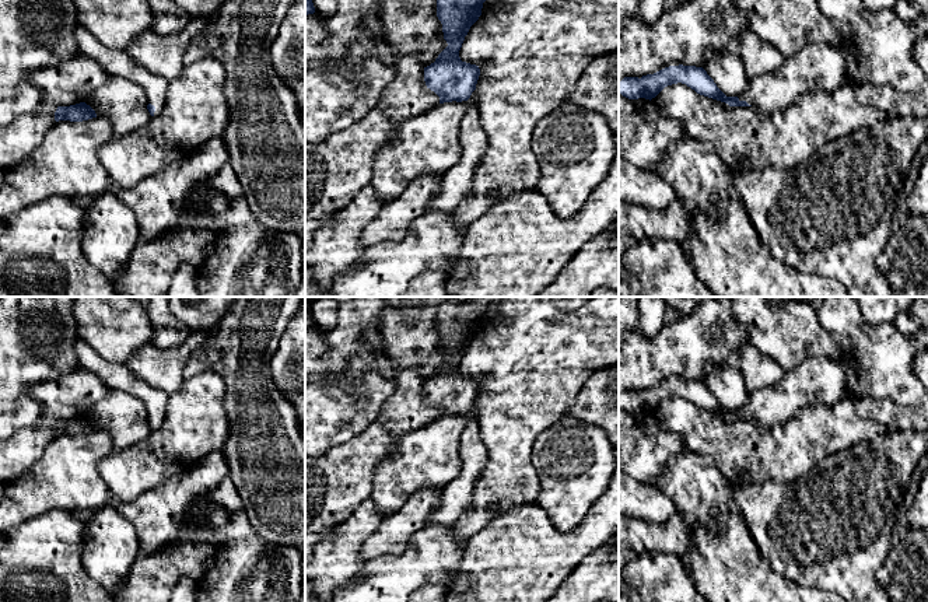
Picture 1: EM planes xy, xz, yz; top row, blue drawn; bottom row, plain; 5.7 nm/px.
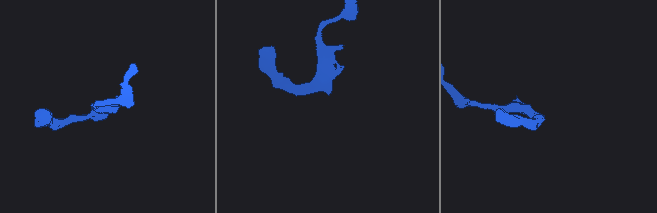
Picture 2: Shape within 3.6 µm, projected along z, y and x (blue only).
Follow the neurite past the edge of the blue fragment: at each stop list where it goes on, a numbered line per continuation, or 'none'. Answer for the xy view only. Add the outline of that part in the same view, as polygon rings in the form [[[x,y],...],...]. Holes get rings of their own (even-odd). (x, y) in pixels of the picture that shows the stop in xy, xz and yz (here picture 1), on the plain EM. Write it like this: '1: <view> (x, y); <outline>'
1: xy (116, 377); [[[81,337],[76,340],[76,354],[80,368],[97,374],[111,391],[123,391],[140,398],[148,409],[148,417],[155,420],[154,428],[162,424],[169,399],[167,393],[133,375],[126,364],[106,361]]]

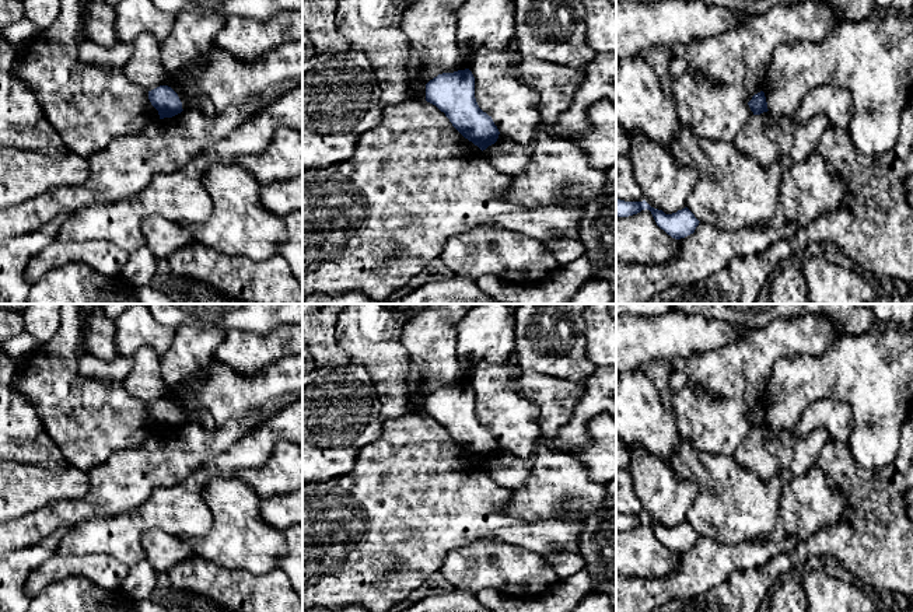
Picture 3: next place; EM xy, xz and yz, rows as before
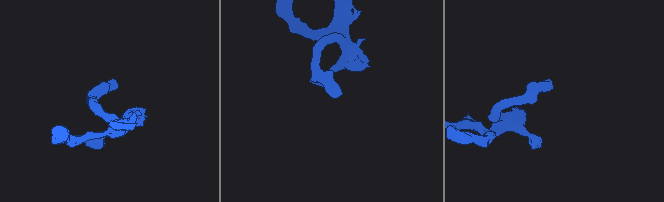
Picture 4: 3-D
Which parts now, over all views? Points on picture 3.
none

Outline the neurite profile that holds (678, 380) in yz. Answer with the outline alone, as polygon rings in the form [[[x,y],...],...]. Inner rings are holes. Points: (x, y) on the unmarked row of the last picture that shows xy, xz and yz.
[[[672,373],[668,381],[668,392],[664,395],[665,401],[668,395],[675,395],[678,391],[688,385],[695,389],[699,389],[699,385],[693,384],[683,373]]]

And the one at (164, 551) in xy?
[[[148,529],[144,532],[141,545],[146,552],[146,560],[157,573],[168,573],[178,563],[195,556],[188,539],[161,529]]]

